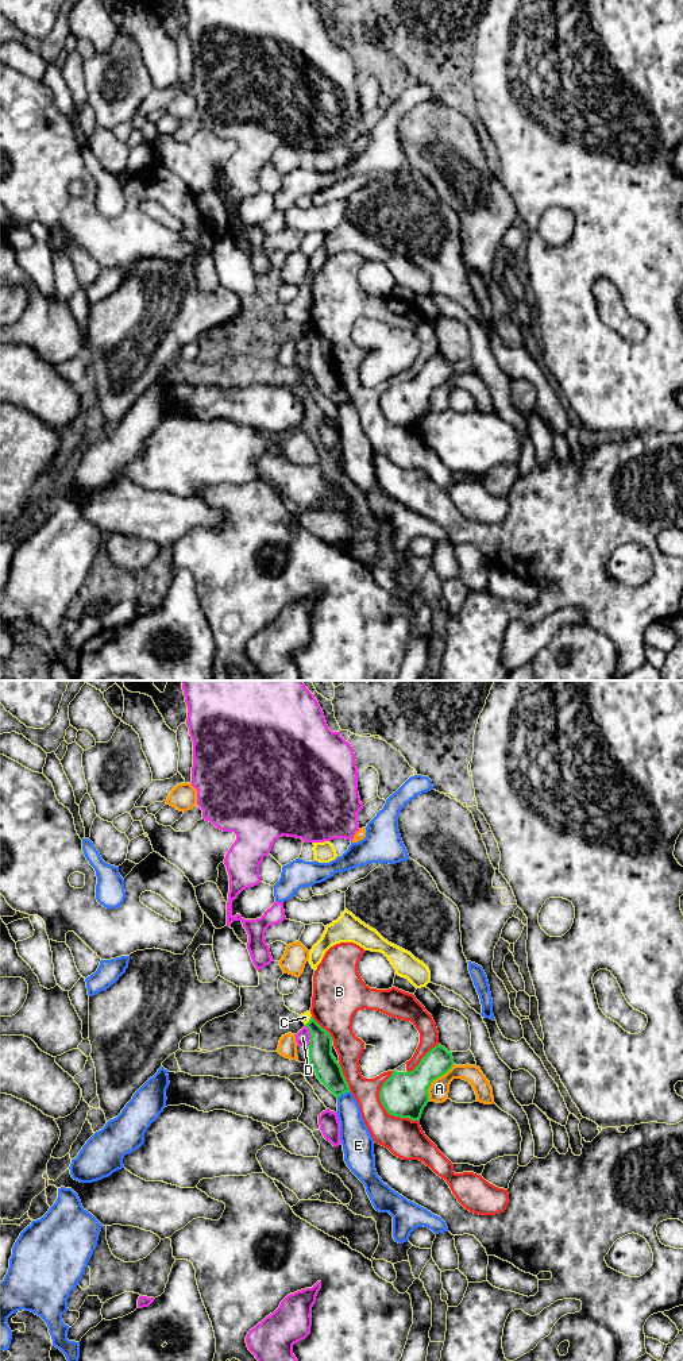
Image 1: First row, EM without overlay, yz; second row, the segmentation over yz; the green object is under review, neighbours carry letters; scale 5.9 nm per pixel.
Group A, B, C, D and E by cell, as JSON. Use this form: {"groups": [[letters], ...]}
{"groups": [["A"], ["B"], ["C"], ["D"], ["E"]]}

